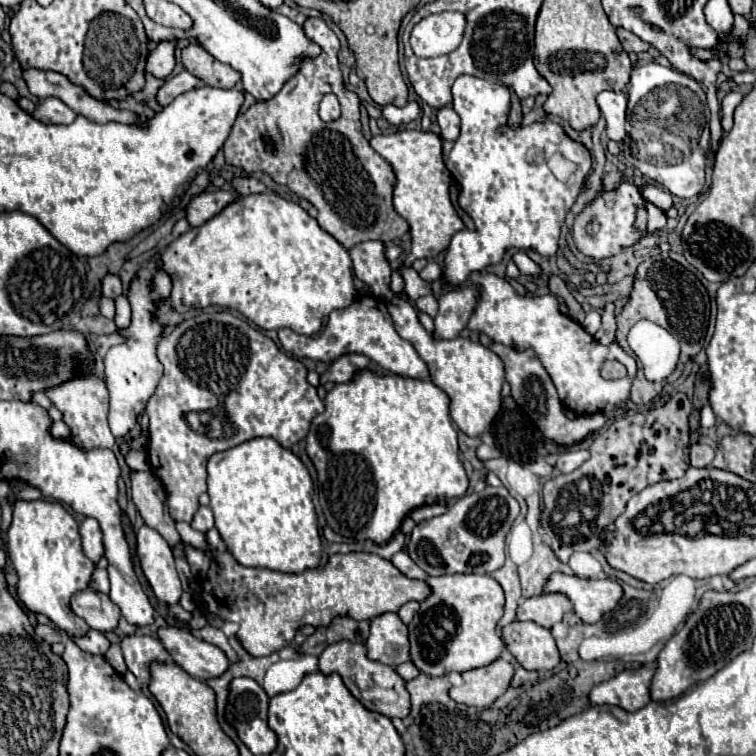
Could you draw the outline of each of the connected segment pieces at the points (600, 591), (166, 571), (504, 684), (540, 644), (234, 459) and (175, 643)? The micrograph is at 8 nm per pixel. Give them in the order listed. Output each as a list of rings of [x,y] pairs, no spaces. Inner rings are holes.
[[[562,572],[550,574],[544,592],[560,592],[568,596],[574,604],[574,614],[586,624],[598,622],[606,612],[614,610],[624,596],[624,590],[616,580],[590,580]]]
[[[142,526],[136,538],[138,538],[136,554],[156,598],[166,604],[176,604],[180,600],[182,586],[170,544],[160,536],[160,532],[152,530],[150,526]]]
[[[498,658],[488,666],[464,672],[464,684],[458,688],[450,688],[450,698],[466,706],[488,708],[496,698],[506,692],[512,676],[514,664],[506,658]]]
[[[510,622],[502,628],[502,640],[526,670],[552,670],[560,662],[550,630],[534,622]]]
[[[252,438],[208,460],[208,494],[216,528],[232,556],[248,568],[268,568],[274,572],[304,572],[320,566],[322,544],[312,504],[312,478],[302,460],[280,446],[274,438]]]
[[[162,626],[158,628],[158,638],[168,650],[170,658],[194,678],[216,678],[230,664],[218,646],[196,640],[190,630],[178,626]]]

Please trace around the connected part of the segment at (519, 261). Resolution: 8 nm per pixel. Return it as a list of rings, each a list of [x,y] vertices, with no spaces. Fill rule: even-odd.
[[[516,252],[514,254],[514,262],[516,262],[516,266],[518,266],[518,270],[522,272],[522,274],[528,274],[528,276],[534,276],[534,274],[538,274],[538,264],[534,264],[528,256],[526,256],[526,252]]]

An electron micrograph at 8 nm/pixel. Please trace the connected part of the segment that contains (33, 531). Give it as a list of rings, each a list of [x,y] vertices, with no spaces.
[[[14,500],[14,516],[10,522],[10,528],[6,532],[8,536],[8,556],[14,564],[14,570],[18,572],[18,596],[20,600],[36,614],[44,614],[48,616],[52,622],[56,622],[66,634],[70,636],[82,636],[86,634],[90,628],[88,624],[78,618],[72,610],[70,610],[70,596],[82,588],[86,588],[90,584],[92,572],[94,572],[94,564],[92,560],[88,560],[82,552],[80,546],[80,534],[78,534],[78,522],[64,510],[64,506],[60,502],[54,500]]]

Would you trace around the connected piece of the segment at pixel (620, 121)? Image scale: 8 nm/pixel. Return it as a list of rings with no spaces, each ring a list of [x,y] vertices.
[[[604,90],[598,94],[598,106],[602,116],[606,118],[606,132],[610,140],[620,142],[626,136],[624,122],[626,122],[626,104],[628,104],[628,92],[620,90]]]

